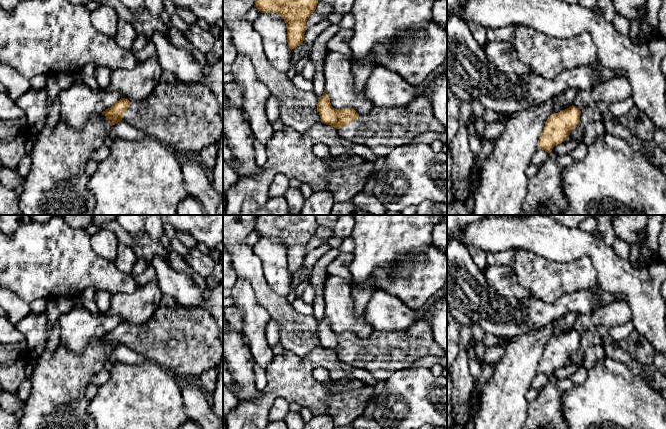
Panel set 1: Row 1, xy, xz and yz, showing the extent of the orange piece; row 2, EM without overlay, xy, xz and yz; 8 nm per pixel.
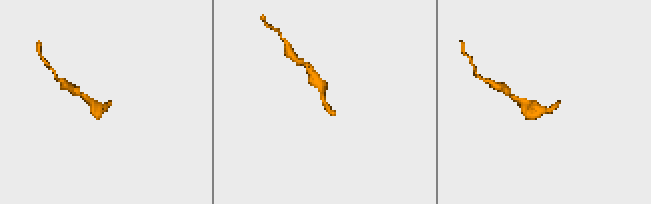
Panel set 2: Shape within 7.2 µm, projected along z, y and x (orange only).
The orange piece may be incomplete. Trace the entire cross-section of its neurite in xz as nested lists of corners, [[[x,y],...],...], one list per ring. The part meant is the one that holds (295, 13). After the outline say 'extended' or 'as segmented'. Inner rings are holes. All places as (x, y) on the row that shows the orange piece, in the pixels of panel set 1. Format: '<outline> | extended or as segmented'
[[[255,0],[261,13],[279,14],[287,27],[287,42],[292,50],[303,45],[306,21],[315,11],[318,0]]] | as segmented

